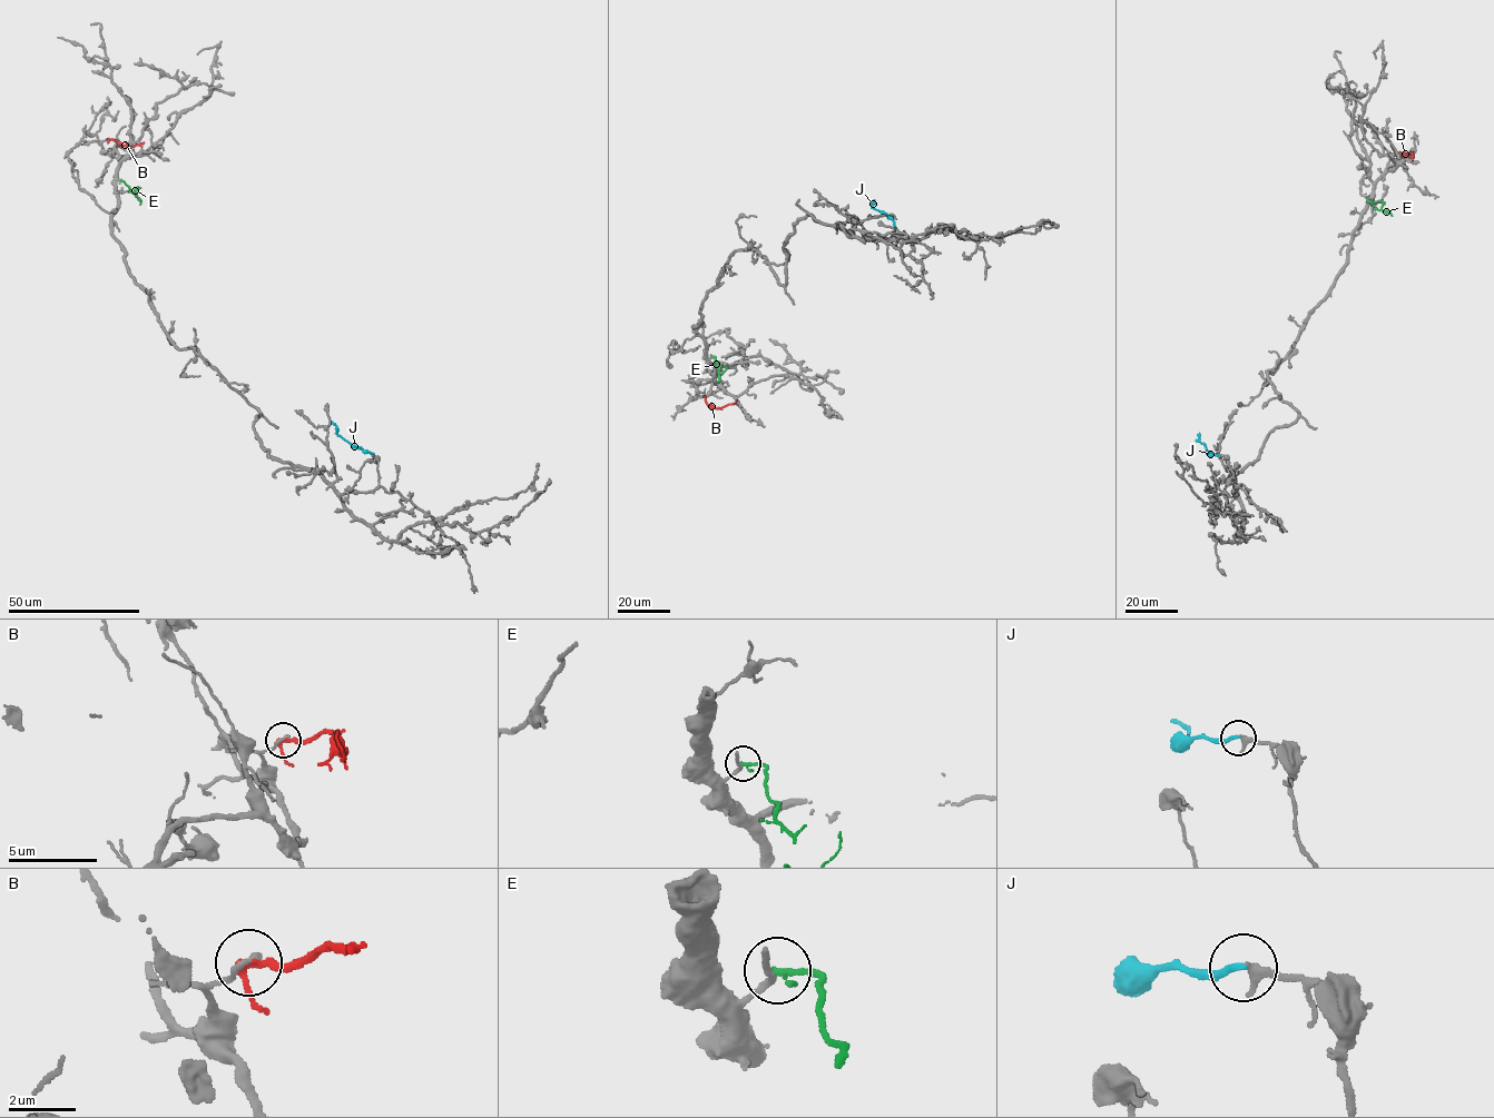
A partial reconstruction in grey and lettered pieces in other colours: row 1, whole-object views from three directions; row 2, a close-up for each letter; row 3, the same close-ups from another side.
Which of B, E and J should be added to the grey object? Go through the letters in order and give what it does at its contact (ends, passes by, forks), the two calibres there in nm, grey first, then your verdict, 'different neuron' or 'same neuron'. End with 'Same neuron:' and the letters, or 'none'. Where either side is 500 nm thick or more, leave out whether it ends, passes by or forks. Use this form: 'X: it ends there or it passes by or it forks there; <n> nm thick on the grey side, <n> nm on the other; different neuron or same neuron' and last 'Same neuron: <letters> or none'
B: it passes by; 220 nm thick on the grey side, 200 nm on the other; different neuron
E: it ends there; 170 nm thick on the grey side, 190 nm on the other; different neuron
J: it ends there; 280 nm thick on the grey side, 190 nm on the other; same neuron
Same neuron: J

